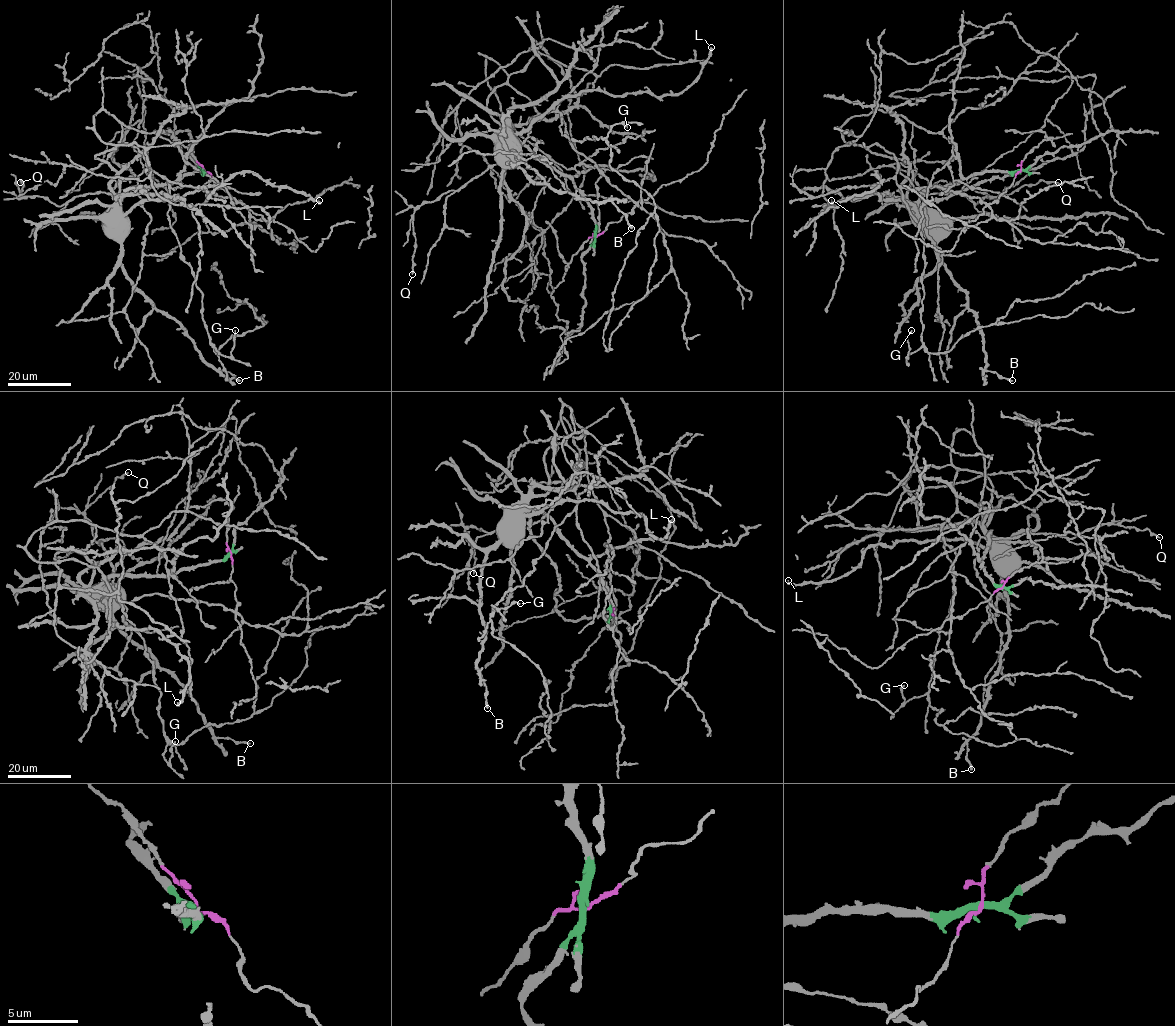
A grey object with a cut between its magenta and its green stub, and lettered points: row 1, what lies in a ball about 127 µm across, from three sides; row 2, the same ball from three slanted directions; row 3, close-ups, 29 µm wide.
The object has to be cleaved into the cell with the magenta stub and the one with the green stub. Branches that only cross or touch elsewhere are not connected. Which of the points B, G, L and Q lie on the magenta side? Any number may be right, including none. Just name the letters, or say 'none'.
none

